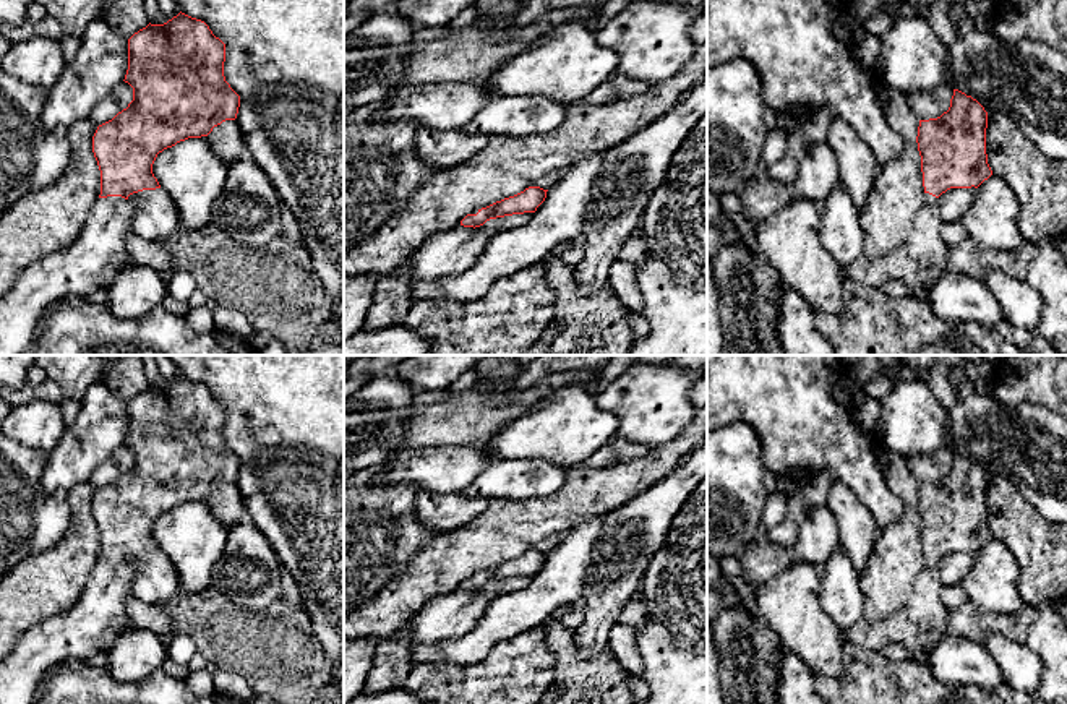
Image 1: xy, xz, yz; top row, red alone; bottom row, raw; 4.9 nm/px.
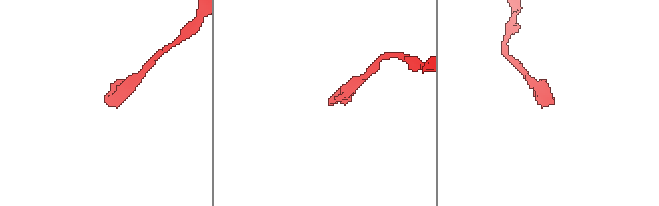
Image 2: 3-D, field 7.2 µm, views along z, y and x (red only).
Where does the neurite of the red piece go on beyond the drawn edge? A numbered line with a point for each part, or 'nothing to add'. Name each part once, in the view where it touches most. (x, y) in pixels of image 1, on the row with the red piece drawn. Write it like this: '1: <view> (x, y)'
1: xy (91, 263)

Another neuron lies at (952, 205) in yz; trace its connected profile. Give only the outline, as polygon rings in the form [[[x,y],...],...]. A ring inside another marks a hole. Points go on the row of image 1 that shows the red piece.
[[[950,188],[937,198],[942,222],[957,222],[971,206],[976,188]]]

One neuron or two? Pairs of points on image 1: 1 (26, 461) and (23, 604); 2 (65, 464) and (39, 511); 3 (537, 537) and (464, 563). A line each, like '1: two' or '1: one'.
1: two
2: two
3: one

